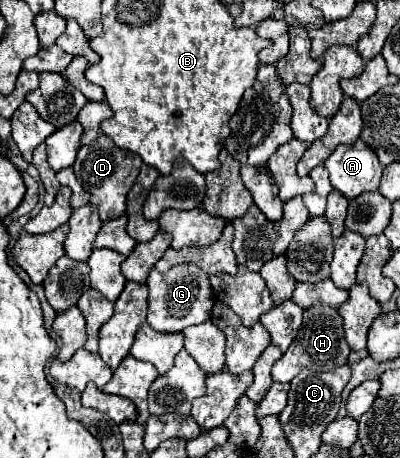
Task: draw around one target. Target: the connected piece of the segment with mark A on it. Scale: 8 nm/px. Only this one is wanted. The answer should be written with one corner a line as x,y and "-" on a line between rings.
357,139
353,145
339,145
323,165
329,171
333,189
341,191
347,199
355,199
359,197
359,193
365,193
365,191
377,191
381,173
383,173
383,167
377,161
377,155
361,139

